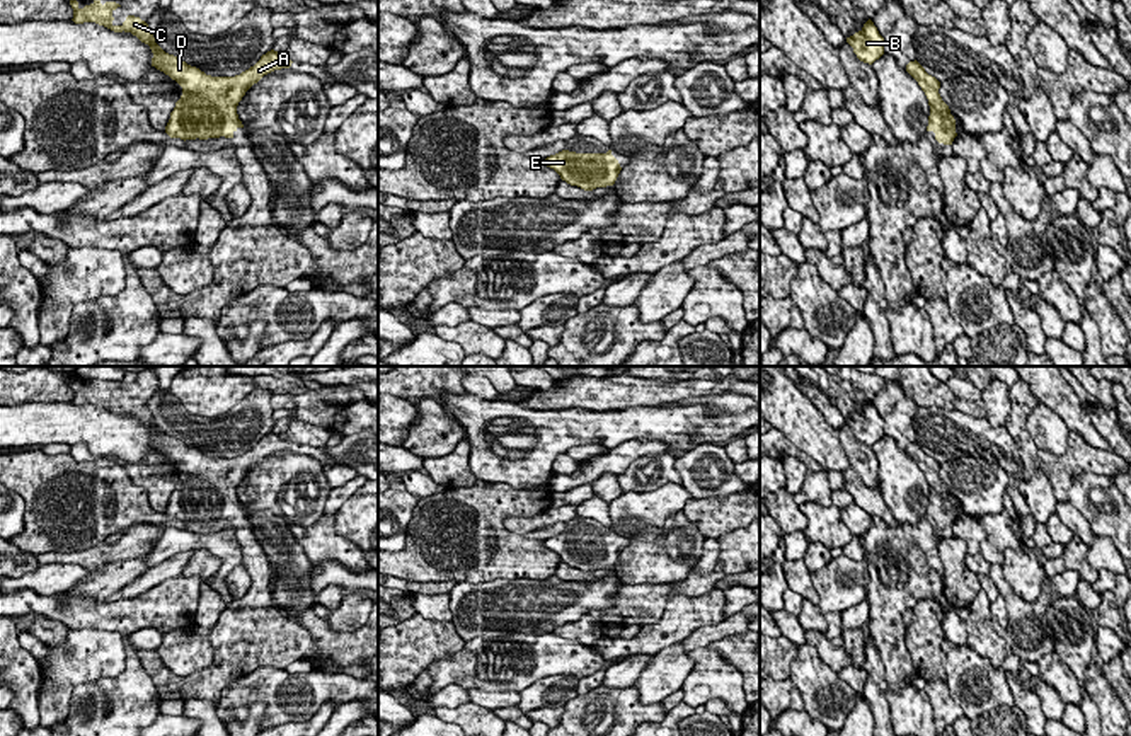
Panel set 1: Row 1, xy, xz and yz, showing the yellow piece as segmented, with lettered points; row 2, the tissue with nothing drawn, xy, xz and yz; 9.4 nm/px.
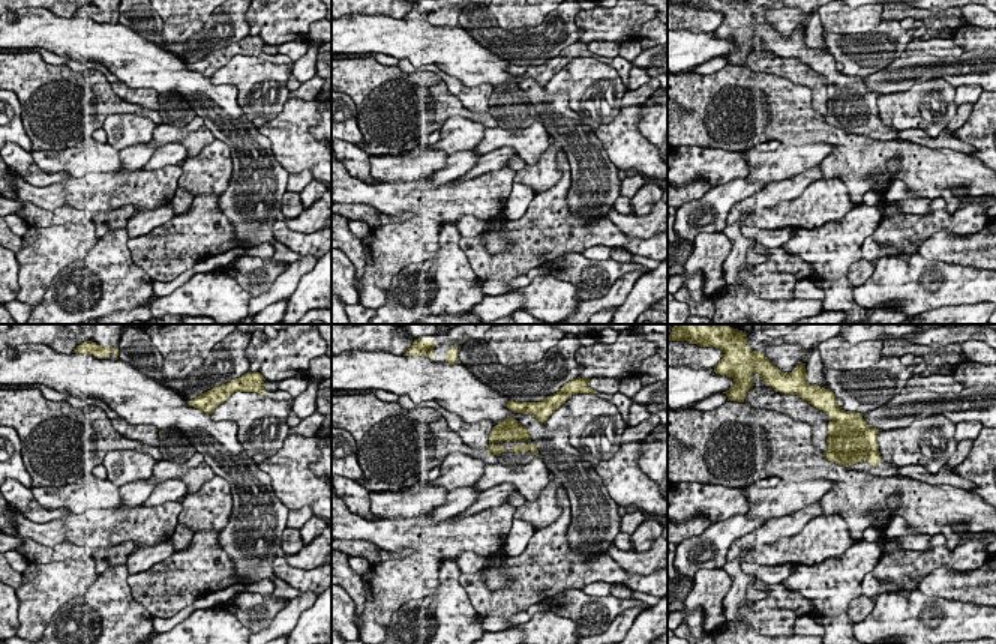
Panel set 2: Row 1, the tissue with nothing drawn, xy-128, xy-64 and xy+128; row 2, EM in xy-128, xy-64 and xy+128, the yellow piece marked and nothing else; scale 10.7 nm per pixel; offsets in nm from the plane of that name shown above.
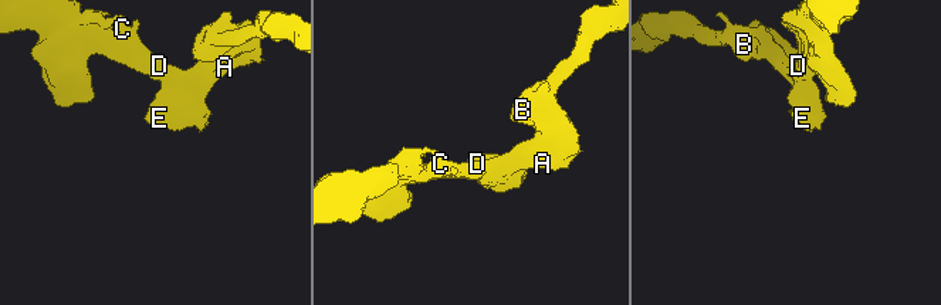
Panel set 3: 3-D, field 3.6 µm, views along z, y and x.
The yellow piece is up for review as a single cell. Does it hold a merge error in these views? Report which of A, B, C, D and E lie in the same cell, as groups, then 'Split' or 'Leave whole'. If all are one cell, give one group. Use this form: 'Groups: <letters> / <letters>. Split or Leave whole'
Groups: A B C D E. Leave whole

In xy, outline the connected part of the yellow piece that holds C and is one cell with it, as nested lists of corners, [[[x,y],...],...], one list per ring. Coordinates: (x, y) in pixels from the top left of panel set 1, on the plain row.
[[[70,382],[73,390],[73,404],[95,404],[114,414],[131,414],[141,424],[148,426],[153,440],[152,448],[169,457],[182,469],[182,477],[175,484],[165,515],[170,520],[181,521],[208,521],[208,520],[233,520],[238,509],[244,509],[237,496],[237,487],[245,474],[257,465],[264,457],[290,450],[291,441],[284,441],[279,433],[267,433],[261,441],[235,458],[211,458],[196,448],[187,446],[181,440],[165,434],[148,411],[148,405],[140,399],[128,397],[121,407],[114,407],[112,394],[121,388],[116,383],[94,382],[83,390],[77,382]]]

